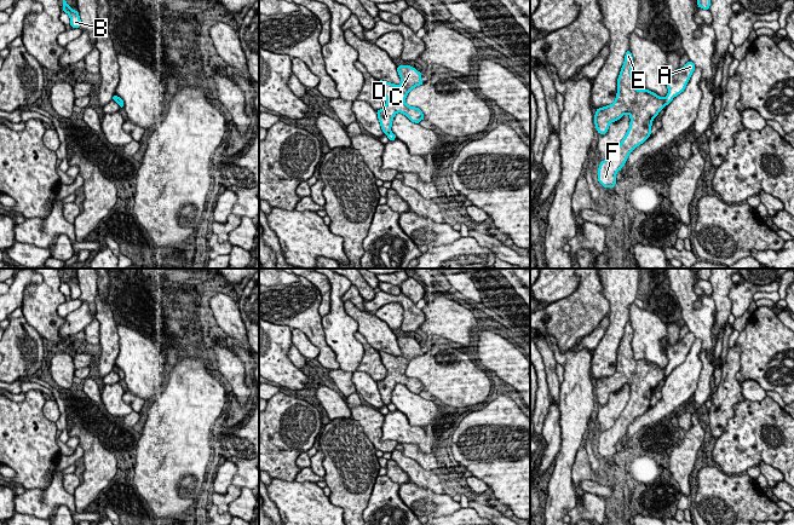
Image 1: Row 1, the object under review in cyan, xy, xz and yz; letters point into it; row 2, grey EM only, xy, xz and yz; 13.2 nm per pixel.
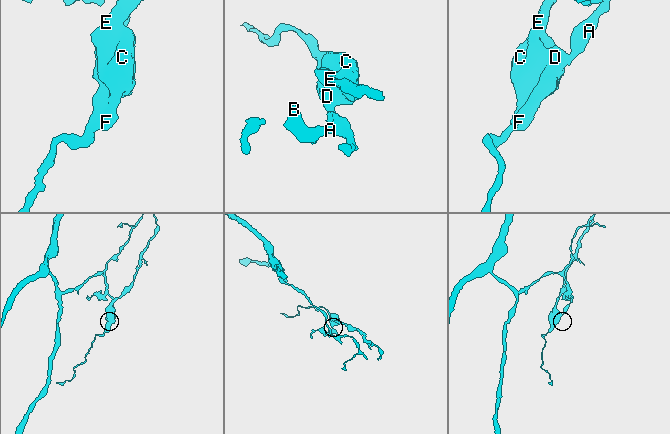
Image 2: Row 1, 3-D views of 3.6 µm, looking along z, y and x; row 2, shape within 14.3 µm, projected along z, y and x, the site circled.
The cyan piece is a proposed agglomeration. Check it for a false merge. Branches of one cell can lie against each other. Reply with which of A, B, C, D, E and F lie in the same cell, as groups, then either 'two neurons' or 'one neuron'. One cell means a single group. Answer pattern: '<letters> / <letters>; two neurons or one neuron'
A B / C D E F; two neurons

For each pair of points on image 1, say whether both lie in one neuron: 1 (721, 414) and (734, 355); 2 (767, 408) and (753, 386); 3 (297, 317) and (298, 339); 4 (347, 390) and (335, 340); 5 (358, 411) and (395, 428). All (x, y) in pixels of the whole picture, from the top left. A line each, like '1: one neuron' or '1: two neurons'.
1: one neuron
2: two neurons
3: two neurons
4: two neurons
5: two neurons

